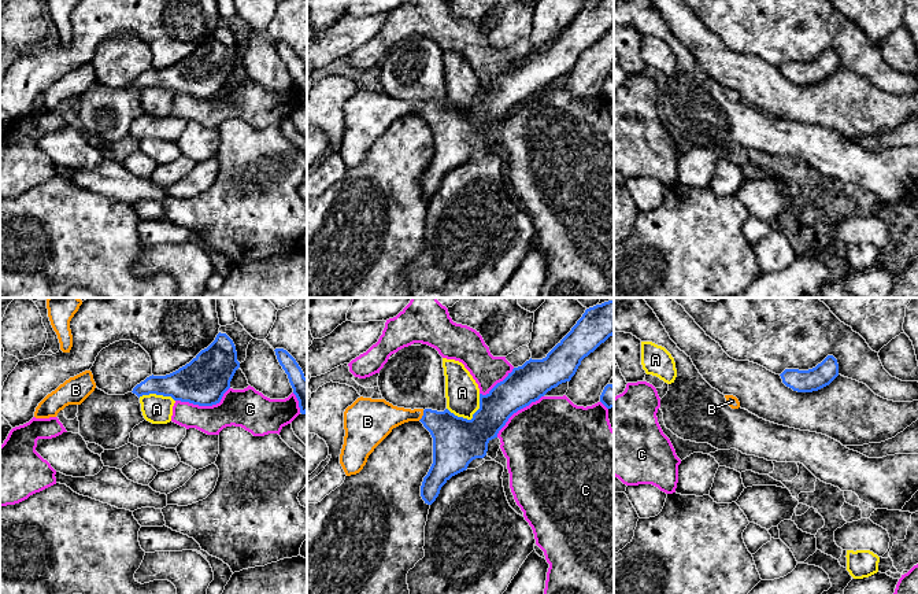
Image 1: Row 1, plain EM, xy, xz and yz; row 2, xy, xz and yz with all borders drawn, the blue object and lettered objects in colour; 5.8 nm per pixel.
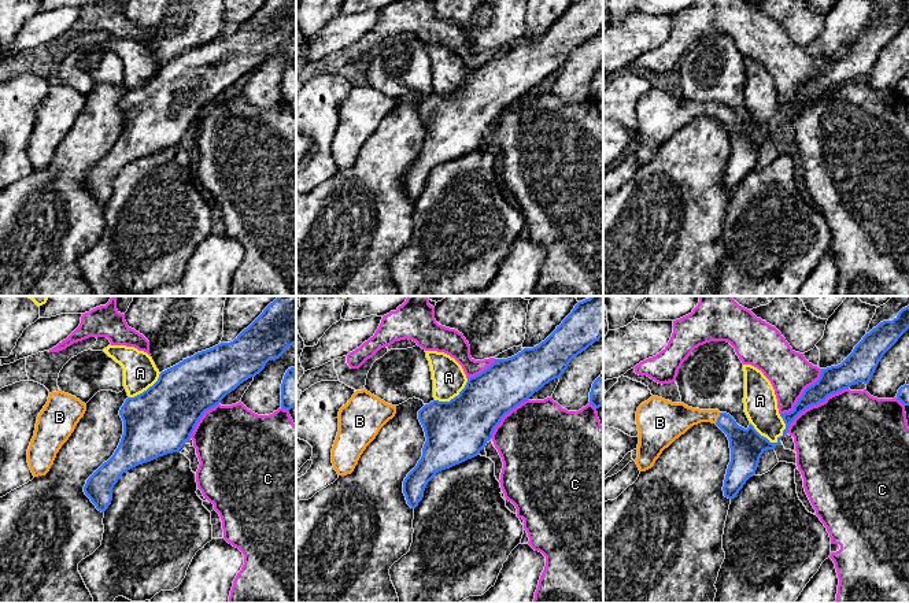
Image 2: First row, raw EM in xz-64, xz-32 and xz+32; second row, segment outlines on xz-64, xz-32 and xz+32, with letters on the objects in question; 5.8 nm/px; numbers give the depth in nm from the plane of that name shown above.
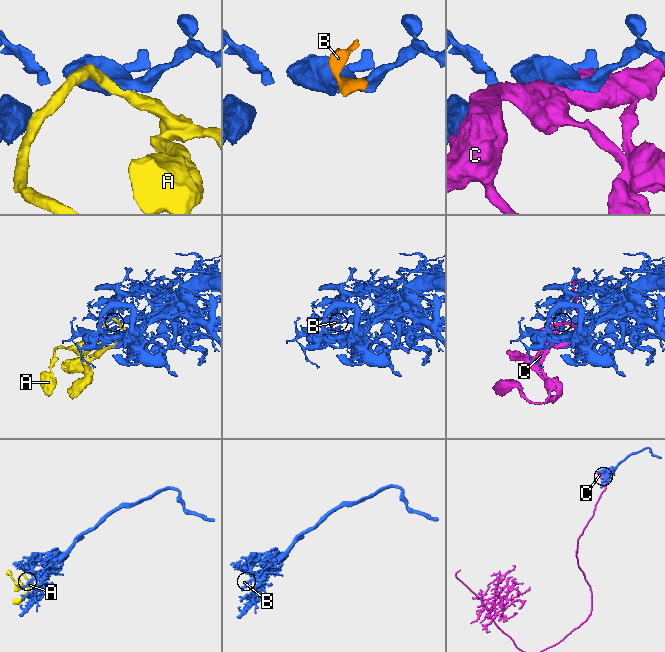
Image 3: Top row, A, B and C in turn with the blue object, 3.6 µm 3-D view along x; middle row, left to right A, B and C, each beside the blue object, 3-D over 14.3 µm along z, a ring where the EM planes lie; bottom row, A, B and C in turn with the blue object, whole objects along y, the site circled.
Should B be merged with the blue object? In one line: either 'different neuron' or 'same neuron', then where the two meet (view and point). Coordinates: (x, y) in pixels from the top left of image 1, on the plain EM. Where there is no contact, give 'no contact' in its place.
same neuron; meets blue in xz at (422, 109)

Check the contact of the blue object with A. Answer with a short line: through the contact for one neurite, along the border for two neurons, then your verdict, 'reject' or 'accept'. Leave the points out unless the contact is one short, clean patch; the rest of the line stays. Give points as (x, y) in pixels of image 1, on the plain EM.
reject

